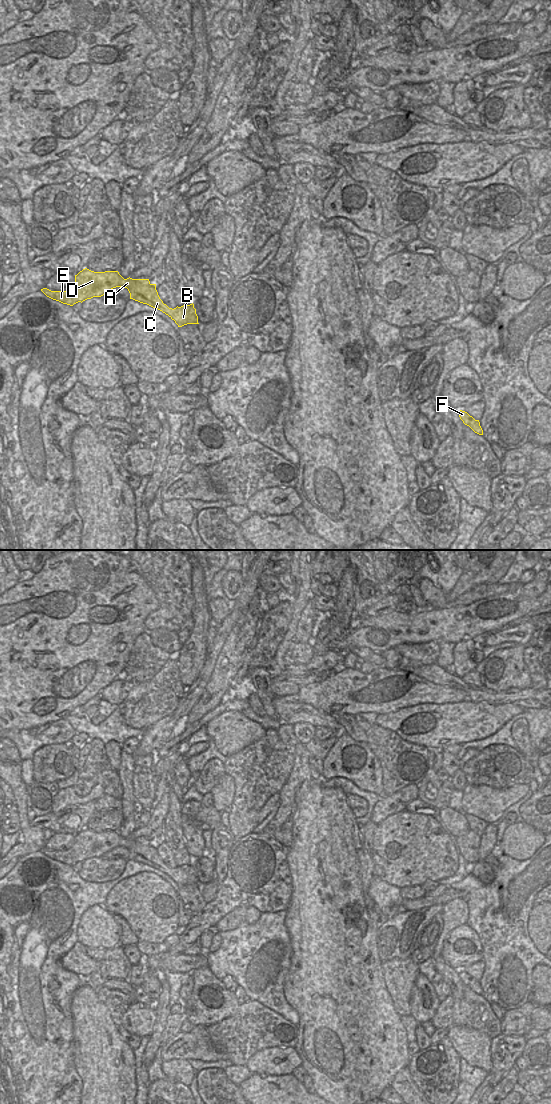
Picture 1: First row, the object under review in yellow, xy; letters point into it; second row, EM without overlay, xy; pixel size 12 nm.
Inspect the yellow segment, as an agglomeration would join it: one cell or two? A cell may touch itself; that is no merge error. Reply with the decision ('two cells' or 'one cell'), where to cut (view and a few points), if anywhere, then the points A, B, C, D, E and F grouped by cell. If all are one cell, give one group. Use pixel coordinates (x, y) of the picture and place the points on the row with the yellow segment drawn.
one cell; no cut; A B C D E F

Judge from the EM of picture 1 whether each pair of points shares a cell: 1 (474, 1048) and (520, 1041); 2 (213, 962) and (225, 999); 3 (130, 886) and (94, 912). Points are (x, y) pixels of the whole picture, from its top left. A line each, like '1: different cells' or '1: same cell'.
1: different cells
2: different cells
3: different cells

